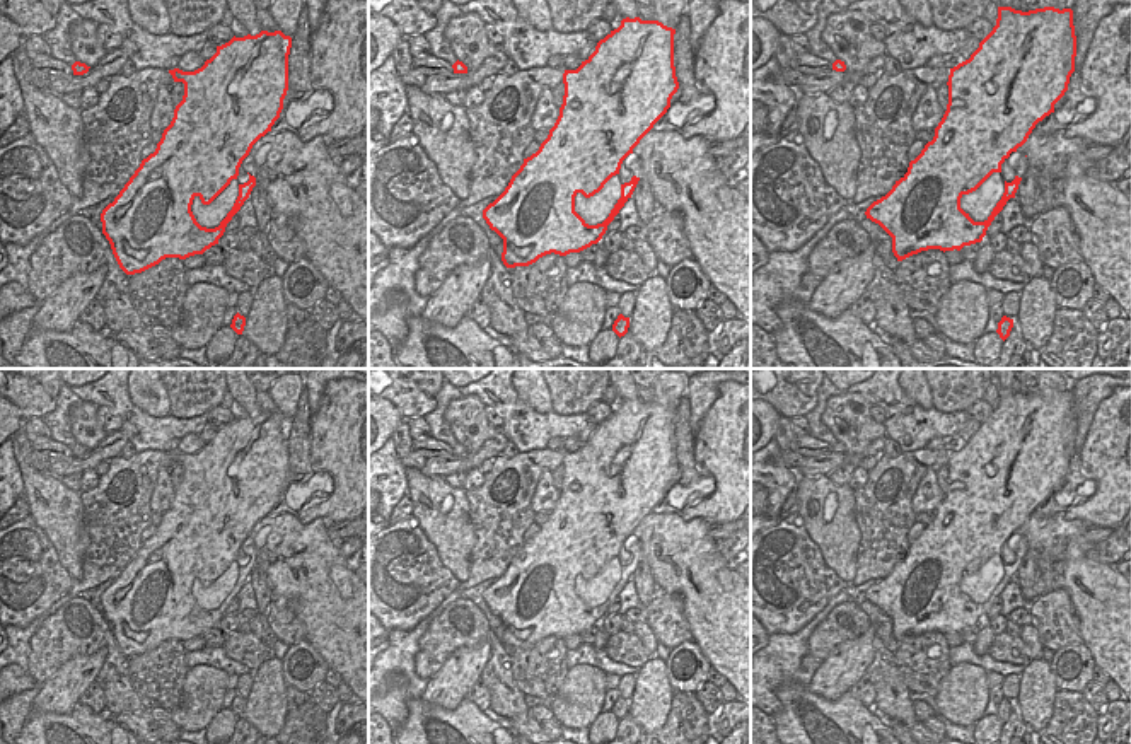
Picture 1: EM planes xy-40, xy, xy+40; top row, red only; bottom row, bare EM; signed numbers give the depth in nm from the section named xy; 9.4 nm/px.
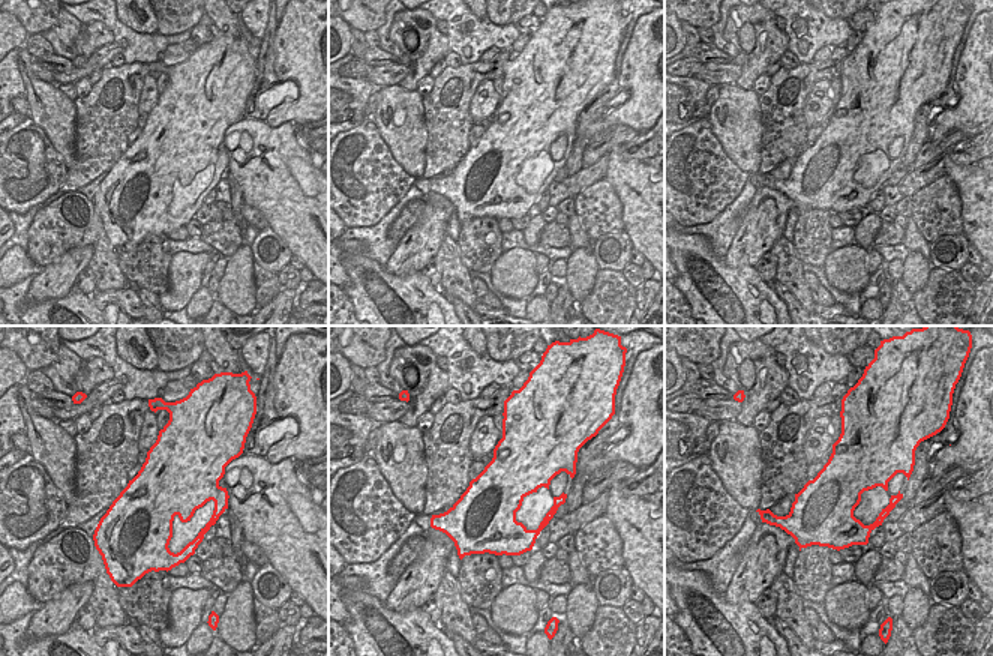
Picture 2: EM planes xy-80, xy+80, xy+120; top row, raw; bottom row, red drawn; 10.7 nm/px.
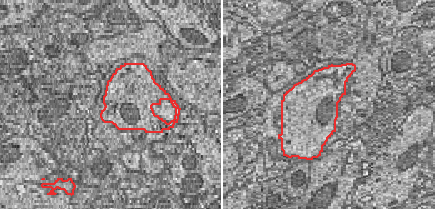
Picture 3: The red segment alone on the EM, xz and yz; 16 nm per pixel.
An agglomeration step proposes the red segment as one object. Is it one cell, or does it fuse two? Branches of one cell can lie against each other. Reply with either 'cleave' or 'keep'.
keep

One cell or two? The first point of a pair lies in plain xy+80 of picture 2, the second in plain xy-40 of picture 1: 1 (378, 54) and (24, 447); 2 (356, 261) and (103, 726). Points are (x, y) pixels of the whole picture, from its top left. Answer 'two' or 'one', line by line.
1: two
2: one

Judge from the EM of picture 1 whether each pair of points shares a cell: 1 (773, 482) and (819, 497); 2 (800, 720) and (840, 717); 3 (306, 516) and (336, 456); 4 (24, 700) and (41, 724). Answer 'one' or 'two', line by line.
1: two
2: one
3: one
4: two

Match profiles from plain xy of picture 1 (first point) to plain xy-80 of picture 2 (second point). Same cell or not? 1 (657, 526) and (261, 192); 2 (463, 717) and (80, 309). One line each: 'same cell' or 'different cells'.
1: same cell
2: same cell

